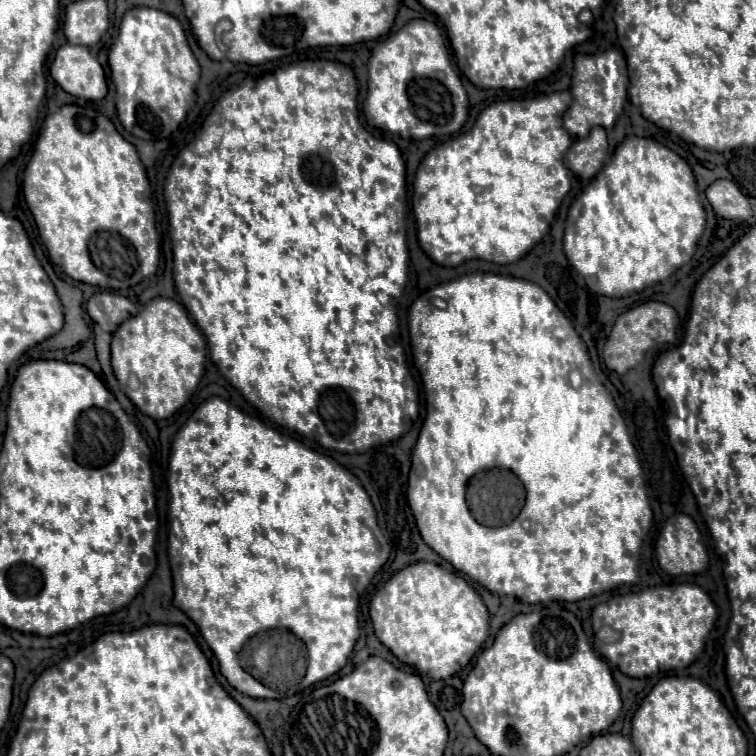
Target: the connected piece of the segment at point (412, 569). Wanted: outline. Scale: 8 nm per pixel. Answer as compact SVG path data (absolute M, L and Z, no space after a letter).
M414 562L414 564L404 566L404 568L398 570L396 574L392 574L392 578L390 578L390 580L372 596L368 610L370 610L372 626L374 626L374 632L376 632L378 640L380 640L384 646L388 646L388 648L392 650L392 654L394 654L398 660L402 660L402 662L408 664L408 666L414 666L418 672L422 672L422 674L426 674L428 678L434 678L434 680L450 678L452 674L460 672L460 670L472 660L472 656L476 654L476 650L484 644L484 640L486 640L486 636L488 636L488 618L490 618L490 616L488 616L488 608L484 606L480 594L478 594L462 576L458 576L458 574L454 574L454 572L442 568L440 564L434 564L434 562Z

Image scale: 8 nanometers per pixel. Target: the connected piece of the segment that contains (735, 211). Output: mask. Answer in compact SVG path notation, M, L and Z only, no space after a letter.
M716 180L706 188L706 198L710 200L714 212L722 218L742 222L752 216L750 204L740 188L732 180Z

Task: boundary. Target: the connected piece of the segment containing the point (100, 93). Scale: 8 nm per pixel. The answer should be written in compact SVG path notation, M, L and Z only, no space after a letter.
M64 44L56 50L50 76L72 96L100 100L108 92L106 76L100 62L86 46Z

